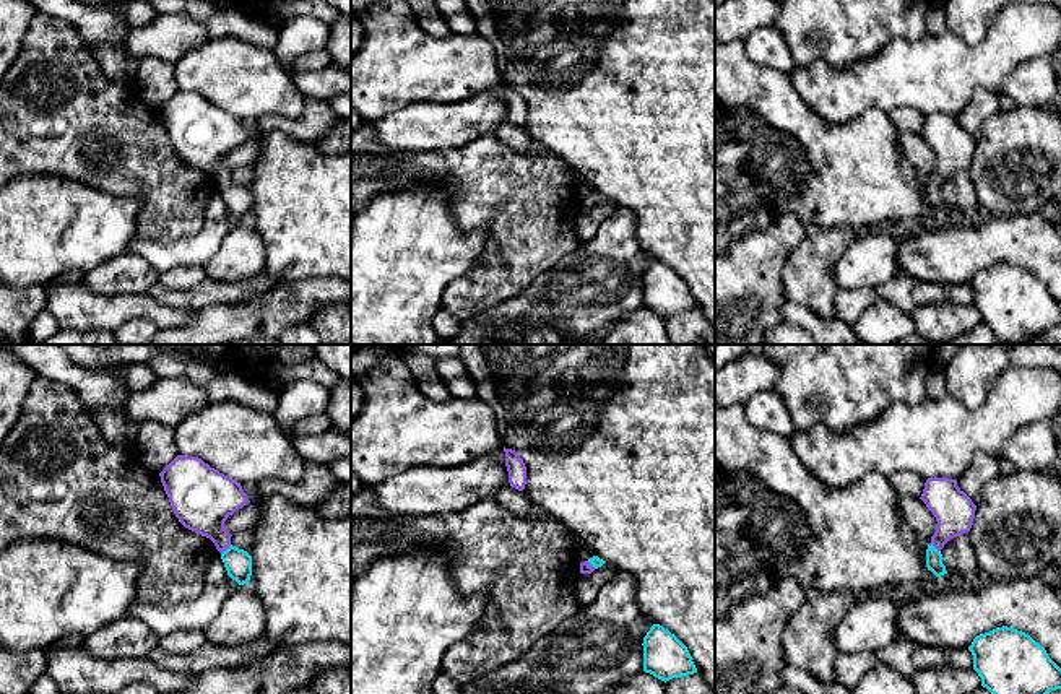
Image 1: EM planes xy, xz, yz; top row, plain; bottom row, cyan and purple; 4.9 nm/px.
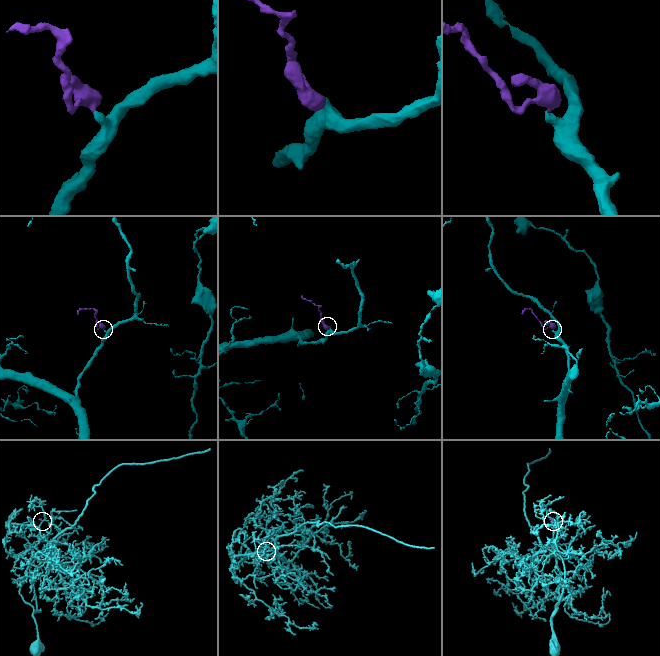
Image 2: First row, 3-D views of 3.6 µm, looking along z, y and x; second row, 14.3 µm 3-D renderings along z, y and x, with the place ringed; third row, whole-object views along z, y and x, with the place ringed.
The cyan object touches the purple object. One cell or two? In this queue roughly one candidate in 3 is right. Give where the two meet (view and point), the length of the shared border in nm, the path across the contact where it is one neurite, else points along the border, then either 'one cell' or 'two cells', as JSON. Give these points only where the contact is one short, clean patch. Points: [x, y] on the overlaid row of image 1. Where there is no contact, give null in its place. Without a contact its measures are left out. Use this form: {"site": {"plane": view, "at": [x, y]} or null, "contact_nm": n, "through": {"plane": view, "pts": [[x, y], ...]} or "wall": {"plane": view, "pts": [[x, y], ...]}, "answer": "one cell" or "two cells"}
{"site": {"plane": "yz", "at": [933, 546]}, "contact_nm": 70, "through": {"plane": "yz", "pts": [[933, 556], [933, 546], [952, 520], [954, 511]]}, "answer": "one cell"}

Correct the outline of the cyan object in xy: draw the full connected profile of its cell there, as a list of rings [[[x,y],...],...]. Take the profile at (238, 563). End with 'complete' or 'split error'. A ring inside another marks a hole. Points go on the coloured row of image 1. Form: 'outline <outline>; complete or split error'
outline [[[177,455],[159,476],[179,522],[214,543],[232,580],[249,583],[252,556],[232,546],[224,528],[227,517],[250,502],[240,483],[185,455]]]; split error

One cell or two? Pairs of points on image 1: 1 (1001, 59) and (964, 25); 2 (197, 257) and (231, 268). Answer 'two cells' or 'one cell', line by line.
1: two cells
2: two cells

